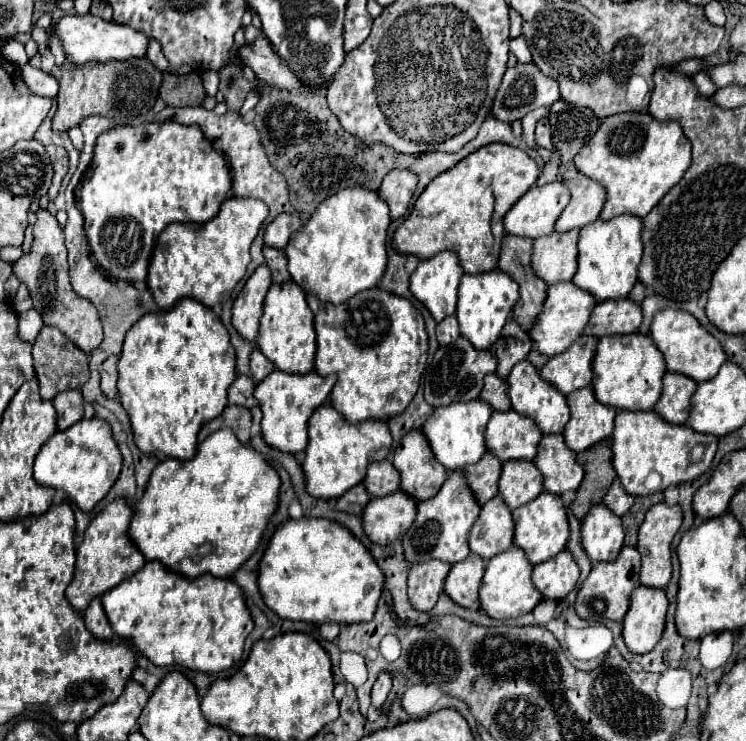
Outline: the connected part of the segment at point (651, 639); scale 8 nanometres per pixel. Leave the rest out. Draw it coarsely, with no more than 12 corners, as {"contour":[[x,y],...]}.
{"contour":[[639,585],[623,619],[623,641],[649,653],[665,629],[665,589]]}

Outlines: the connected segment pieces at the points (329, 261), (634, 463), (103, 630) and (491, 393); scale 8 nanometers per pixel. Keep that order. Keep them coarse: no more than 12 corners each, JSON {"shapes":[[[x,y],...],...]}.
{"shapes":[[[327,197],[285,247],[291,279],[345,303],[387,269],[389,205]],[[619,411],[613,467],[631,495],[701,477],[719,439]],[[91,599],[85,625],[97,639],[113,639],[101,599]],[[497,373],[485,377],[479,399],[495,411],[509,411],[509,383]]]}

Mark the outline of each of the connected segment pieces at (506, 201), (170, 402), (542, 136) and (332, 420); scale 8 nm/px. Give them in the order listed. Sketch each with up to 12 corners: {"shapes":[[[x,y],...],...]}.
{"shapes":[[[491,143],[427,185],[393,249],[493,271],[537,163]],[[185,297],[125,335],[137,447],[181,461],[227,407],[235,347]],[[539,119],[535,127],[535,143],[553,149],[549,119]],[[331,403],[309,419],[309,495],[341,497],[383,461],[383,419],[353,425]]]}

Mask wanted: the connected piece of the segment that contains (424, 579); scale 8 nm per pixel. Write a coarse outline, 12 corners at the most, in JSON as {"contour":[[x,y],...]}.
{"contour":[[423,561],[409,569],[409,601],[431,611],[451,565]]}

